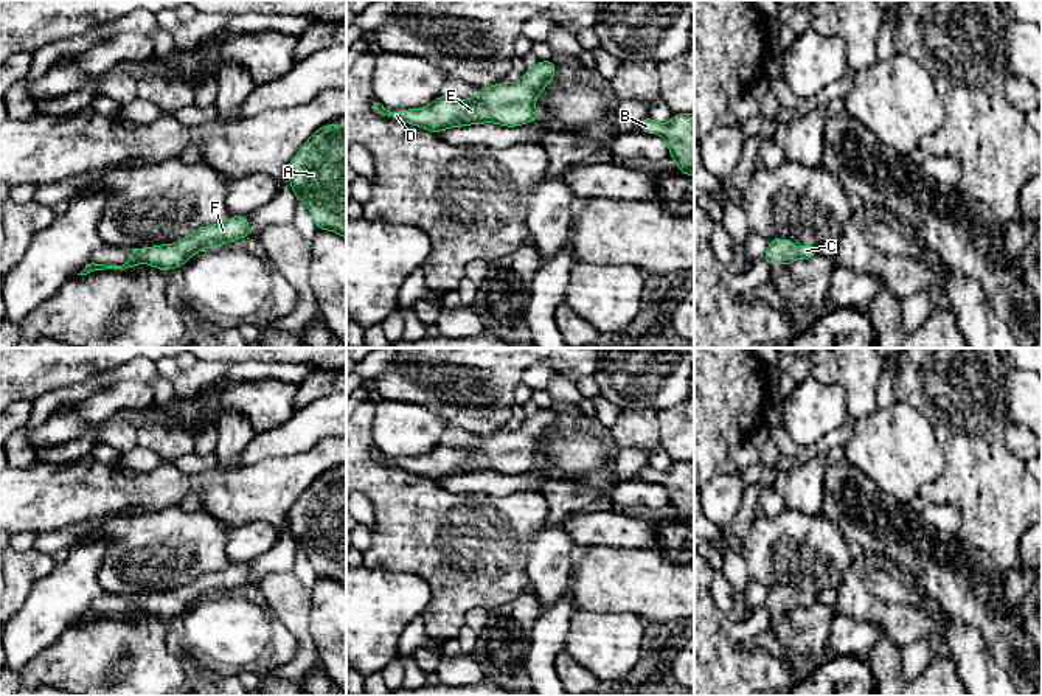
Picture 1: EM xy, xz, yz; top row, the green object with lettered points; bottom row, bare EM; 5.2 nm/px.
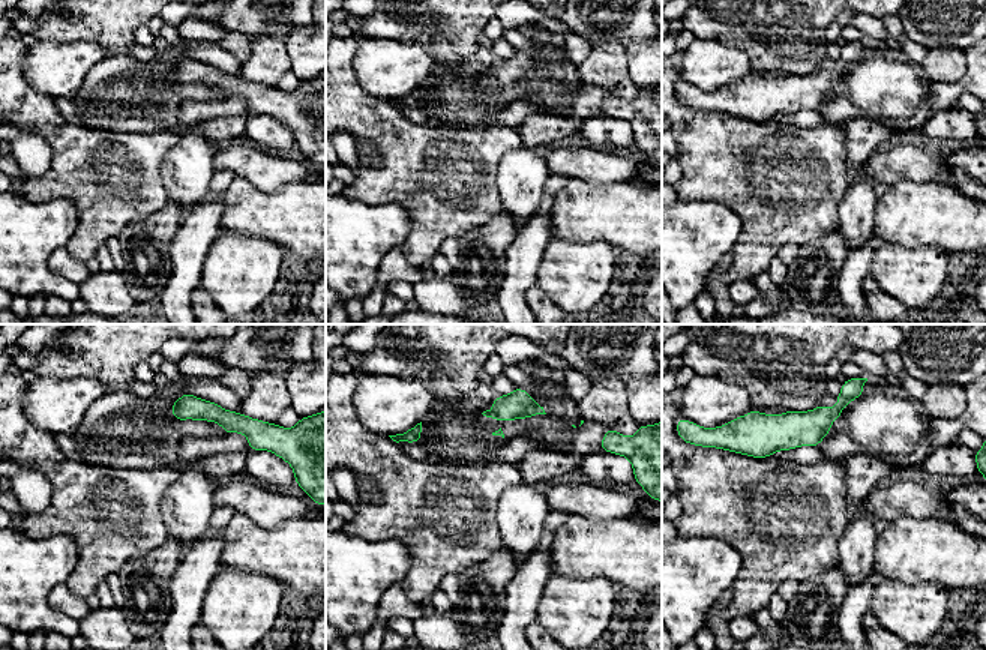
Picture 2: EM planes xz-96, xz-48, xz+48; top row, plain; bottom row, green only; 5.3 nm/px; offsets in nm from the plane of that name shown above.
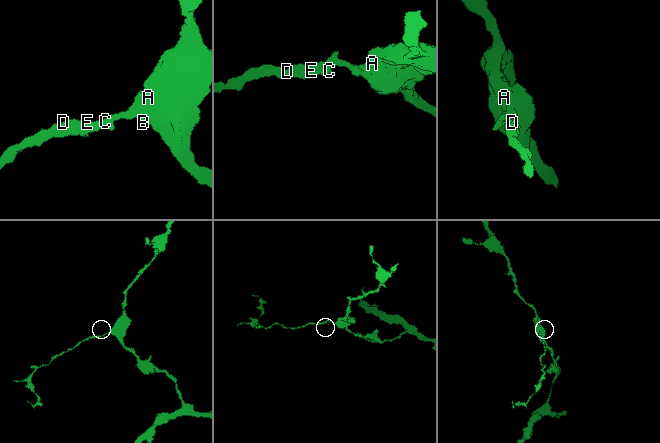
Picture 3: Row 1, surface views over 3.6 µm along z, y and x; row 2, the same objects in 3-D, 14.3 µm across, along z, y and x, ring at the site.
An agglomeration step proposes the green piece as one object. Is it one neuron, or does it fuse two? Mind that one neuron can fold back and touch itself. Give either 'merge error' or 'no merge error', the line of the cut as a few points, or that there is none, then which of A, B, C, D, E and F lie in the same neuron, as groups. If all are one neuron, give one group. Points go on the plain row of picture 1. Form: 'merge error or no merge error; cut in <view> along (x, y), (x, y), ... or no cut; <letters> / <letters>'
no merge error; no cut; A B C D E F

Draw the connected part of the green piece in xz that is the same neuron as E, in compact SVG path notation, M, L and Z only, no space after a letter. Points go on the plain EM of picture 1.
M539 409L526 418L520 430L495 432L478 437L469 447L438 444L427 455L393 460L376 451L377 461L394 466L433 482L446 477L494 471L506 475L523 474L542 463L536 458L534 449L554 427L553 409Z

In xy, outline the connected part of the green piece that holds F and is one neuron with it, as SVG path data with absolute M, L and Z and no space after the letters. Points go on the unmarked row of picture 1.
M231 564L221 572L205 573L183 584L175 592L162 592L154 595L141 595L132 598L127 611L123 614L98 612L93 607L78 623L87 623L95 618L134 615L137 612L149 612L166 620L168 617L182 615L197 600L225 593L233 587L250 586L250 573L247 564Z

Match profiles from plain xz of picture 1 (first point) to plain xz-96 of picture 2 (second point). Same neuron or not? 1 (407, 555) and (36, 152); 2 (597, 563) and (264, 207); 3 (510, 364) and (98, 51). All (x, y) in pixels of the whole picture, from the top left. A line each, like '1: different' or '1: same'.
1: different
2: same
3: different

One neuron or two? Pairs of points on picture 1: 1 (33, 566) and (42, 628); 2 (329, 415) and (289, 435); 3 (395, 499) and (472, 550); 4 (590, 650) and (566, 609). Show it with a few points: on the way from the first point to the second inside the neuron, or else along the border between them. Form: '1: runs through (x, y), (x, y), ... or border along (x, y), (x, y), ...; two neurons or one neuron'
1: border along (56, 564), (33, 586), (16, 612); two neurons
2: runs through (320, 418), (298, 434); one neuron
3: runs through (413, 515), (432, 533), (454, 539); one neuron
4: border along (576, 609), (570, 619), (562, 650); two neurons

